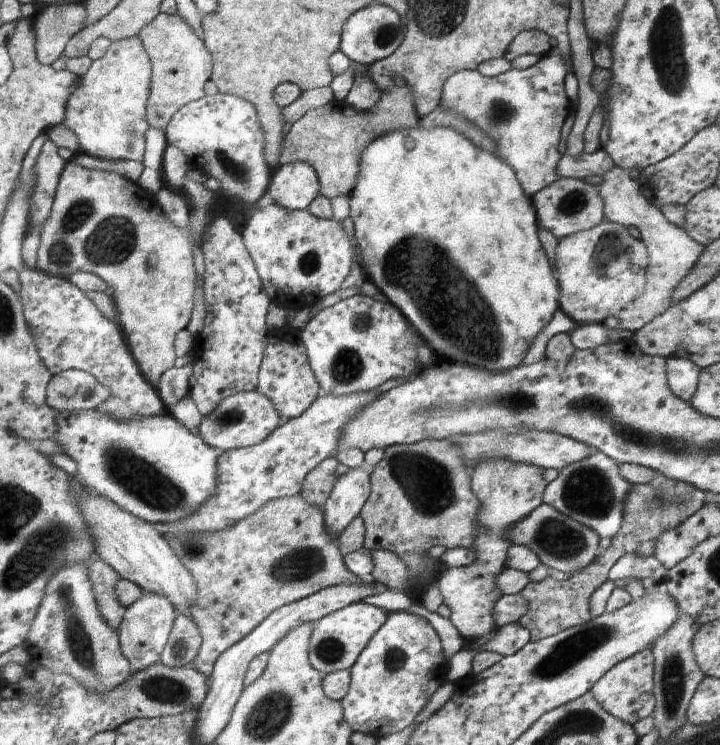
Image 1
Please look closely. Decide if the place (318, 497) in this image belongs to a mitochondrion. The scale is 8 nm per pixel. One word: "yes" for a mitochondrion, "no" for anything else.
no

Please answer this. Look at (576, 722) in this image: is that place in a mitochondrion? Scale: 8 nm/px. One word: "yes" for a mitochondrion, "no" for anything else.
yes

